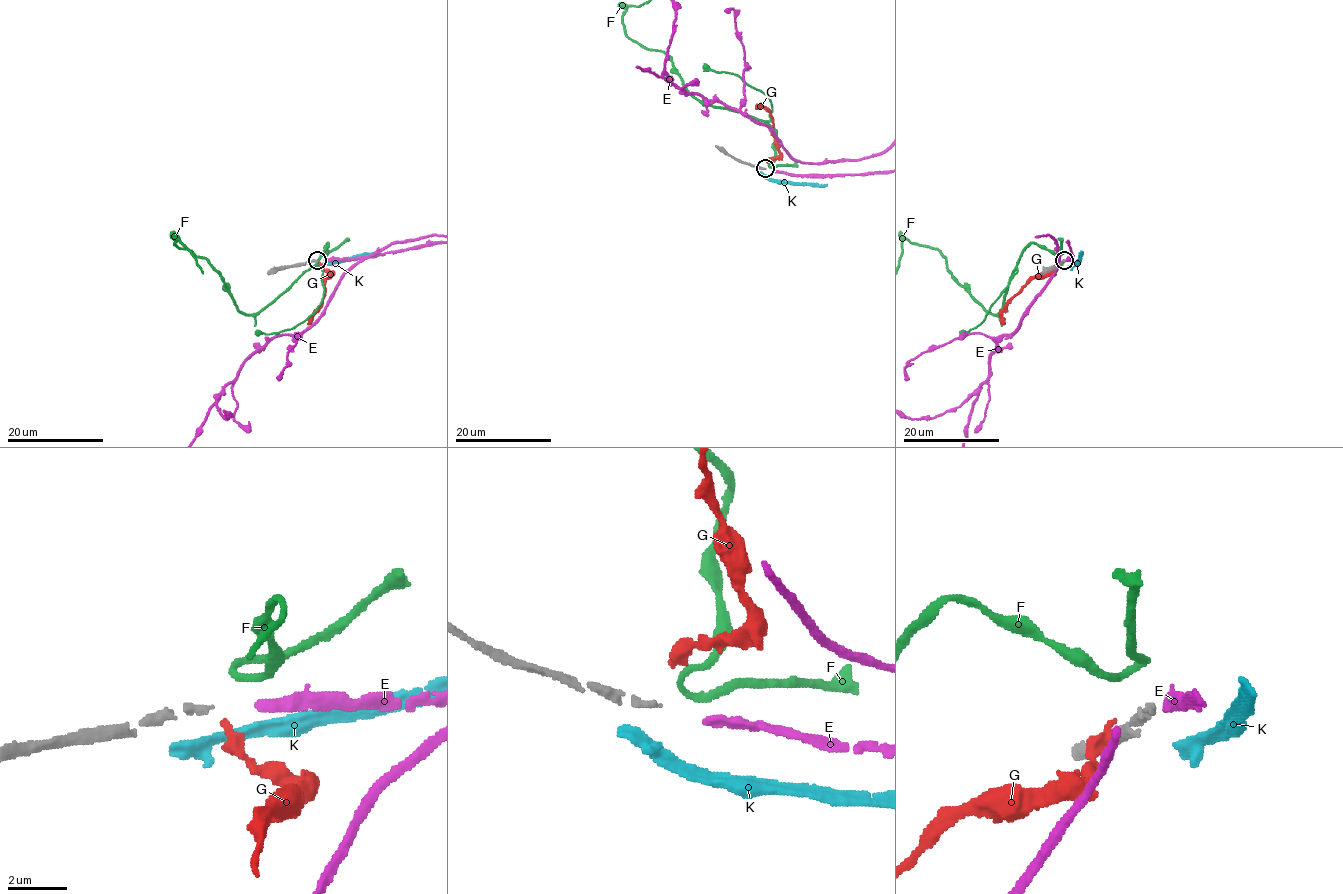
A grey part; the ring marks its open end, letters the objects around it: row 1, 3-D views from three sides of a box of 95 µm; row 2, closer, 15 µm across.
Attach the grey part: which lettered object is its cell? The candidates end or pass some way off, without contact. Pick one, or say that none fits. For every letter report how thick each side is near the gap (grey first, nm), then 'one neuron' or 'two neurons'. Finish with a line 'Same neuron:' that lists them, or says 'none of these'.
E: calibres 240 and 320 nm; one neuron
F: calibres 240 and 200 nm; two neurons
G: calibres 240 and 240 nm; two neurons
K: calibres 240 and 600 nm; two neurons
Same neuron: E

